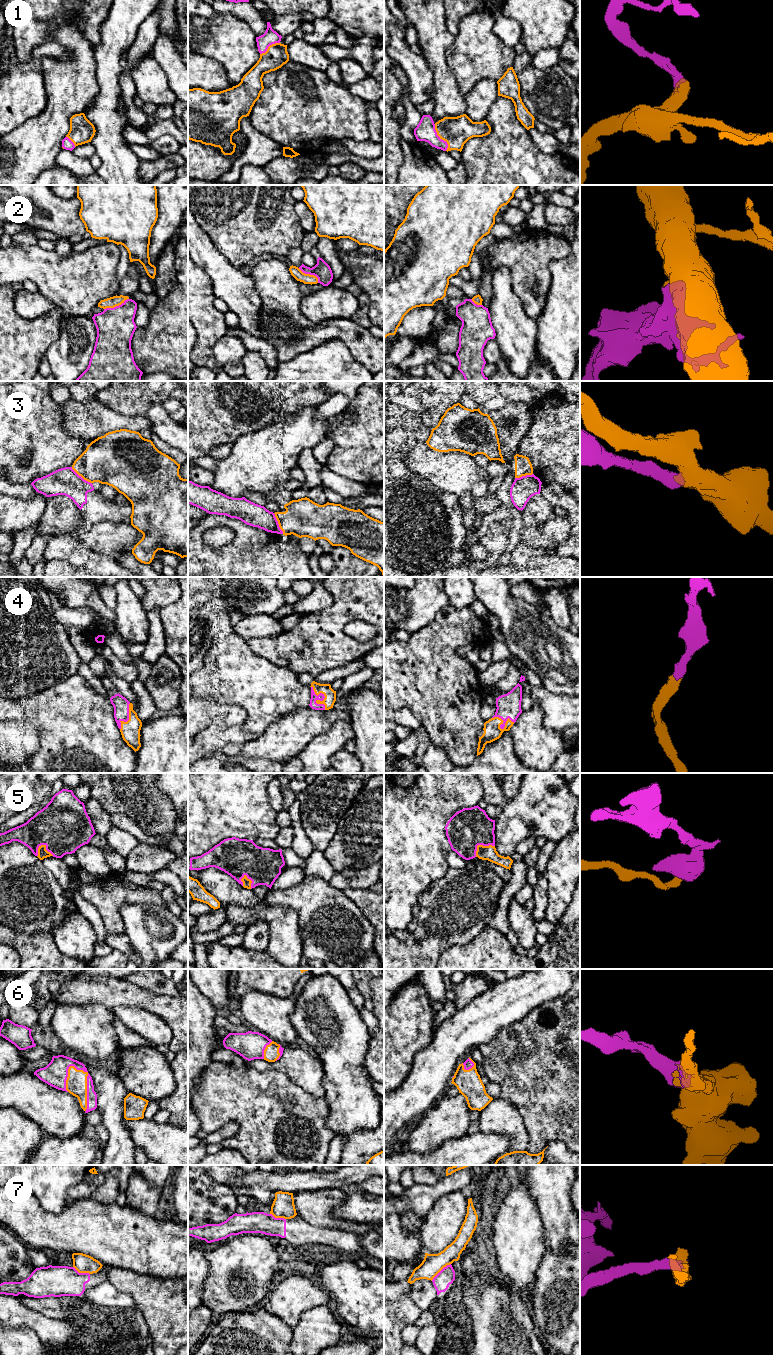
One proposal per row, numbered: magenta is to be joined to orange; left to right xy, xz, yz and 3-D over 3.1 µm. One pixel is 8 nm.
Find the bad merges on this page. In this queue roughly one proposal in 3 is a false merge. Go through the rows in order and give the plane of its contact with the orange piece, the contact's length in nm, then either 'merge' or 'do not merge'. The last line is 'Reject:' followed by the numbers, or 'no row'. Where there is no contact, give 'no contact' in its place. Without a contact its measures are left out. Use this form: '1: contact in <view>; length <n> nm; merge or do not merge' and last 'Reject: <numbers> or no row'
1: contact in yz; length 240 nm; merge
2: contact in xy; length 220 nm; do not merge
3: contact in xy; length 220 nm; do not merge
4: contact in xz; length 220 nm; merge
5: contact in xy; length 150 nm; merge
6: contact in xy; length 400 nm; merge
7: contact in yz; length 220 nm; do not merge
Reject: 2, 3, 7

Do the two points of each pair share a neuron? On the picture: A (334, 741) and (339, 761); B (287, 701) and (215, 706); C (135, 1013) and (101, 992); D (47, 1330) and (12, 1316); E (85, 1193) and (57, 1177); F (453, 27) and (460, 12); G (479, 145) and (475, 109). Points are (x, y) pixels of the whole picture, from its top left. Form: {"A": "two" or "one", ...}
{"A": "two", "B": "two", "C": "two", "D": "one", "E": "two", "F": "one", "G": "two"}

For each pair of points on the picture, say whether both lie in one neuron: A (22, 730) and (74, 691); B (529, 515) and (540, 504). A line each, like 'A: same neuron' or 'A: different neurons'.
A: different neurons
B: same neuron

